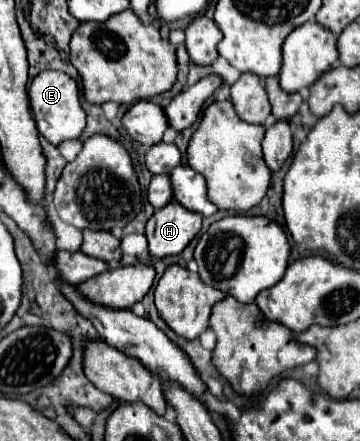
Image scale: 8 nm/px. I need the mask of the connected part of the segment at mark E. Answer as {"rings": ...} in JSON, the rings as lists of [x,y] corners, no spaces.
{"rings":[[[43,72],[35,80],[31,80],[29,88],[29,102],[31,112],[37,122],[37,130],[51,142],[53,146],[59,146],[65,140],[77,140],[85,128],[85,110],[79,102],[79,86],[77,82],[63,74],[63,72]]]}

